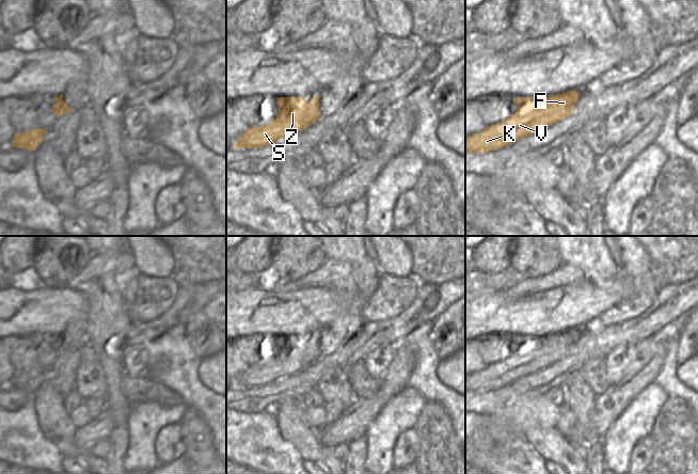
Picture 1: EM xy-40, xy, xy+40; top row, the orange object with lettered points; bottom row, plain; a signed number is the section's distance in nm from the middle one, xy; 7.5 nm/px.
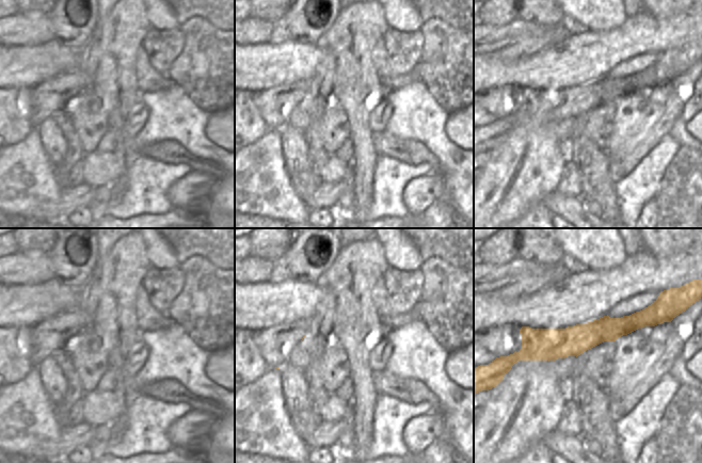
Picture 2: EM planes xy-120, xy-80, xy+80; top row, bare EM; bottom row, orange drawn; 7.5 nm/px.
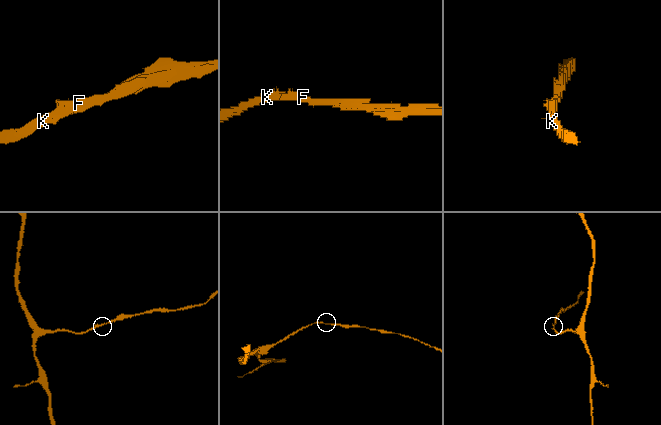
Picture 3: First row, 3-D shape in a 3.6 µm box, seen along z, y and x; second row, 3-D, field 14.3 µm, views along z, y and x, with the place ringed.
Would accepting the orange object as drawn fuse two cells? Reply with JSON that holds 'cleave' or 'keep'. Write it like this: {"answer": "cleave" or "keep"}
{"answer": "keep"}

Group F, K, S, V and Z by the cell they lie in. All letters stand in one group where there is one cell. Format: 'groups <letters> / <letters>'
groups F K S V Z

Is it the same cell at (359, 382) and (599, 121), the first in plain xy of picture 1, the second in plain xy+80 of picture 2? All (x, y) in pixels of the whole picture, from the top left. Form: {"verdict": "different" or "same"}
{"verdict": "same"}

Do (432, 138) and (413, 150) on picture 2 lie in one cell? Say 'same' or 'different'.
different

